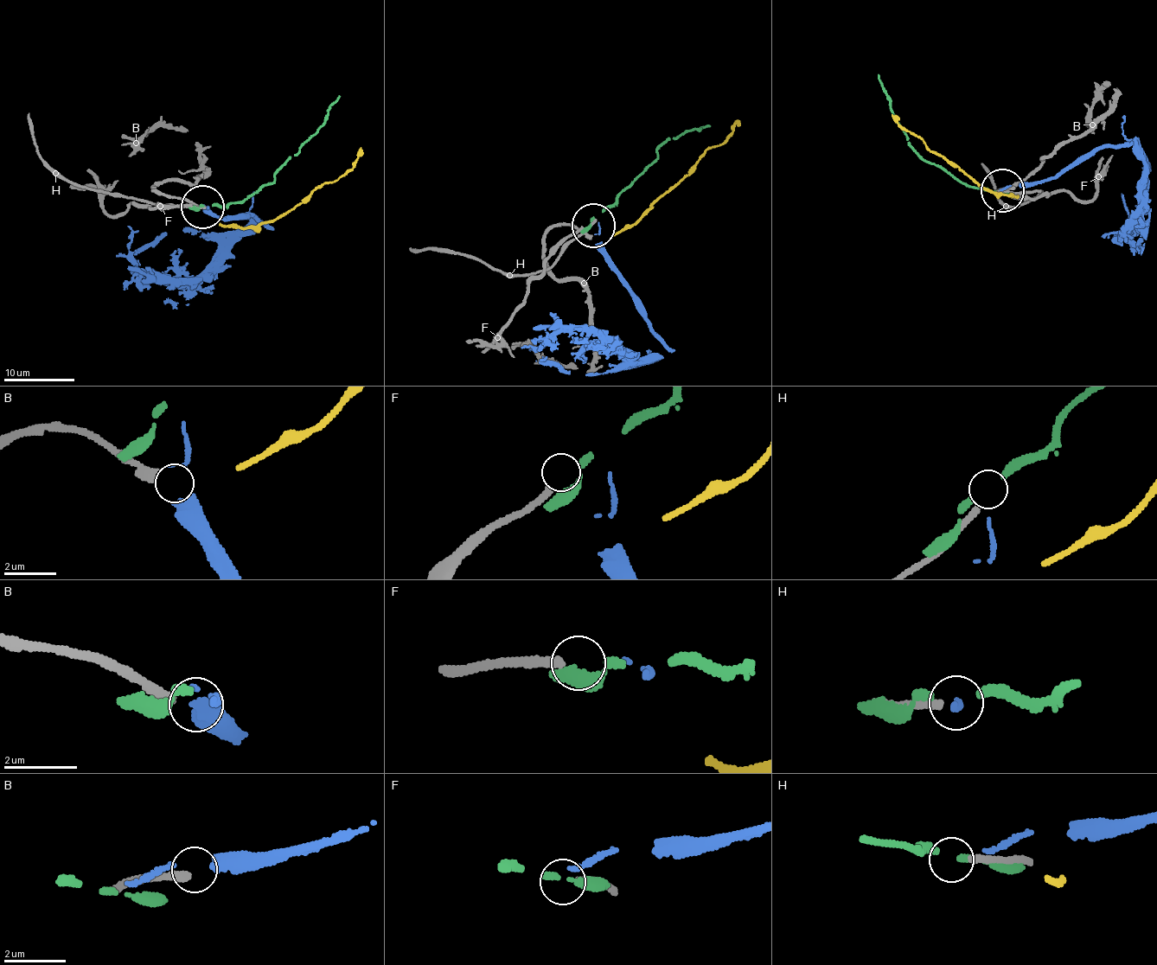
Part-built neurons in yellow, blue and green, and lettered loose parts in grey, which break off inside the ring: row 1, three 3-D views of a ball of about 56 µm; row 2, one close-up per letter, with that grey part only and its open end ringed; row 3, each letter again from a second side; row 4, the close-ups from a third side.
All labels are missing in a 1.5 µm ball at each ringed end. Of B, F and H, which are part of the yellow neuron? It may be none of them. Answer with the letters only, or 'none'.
none

